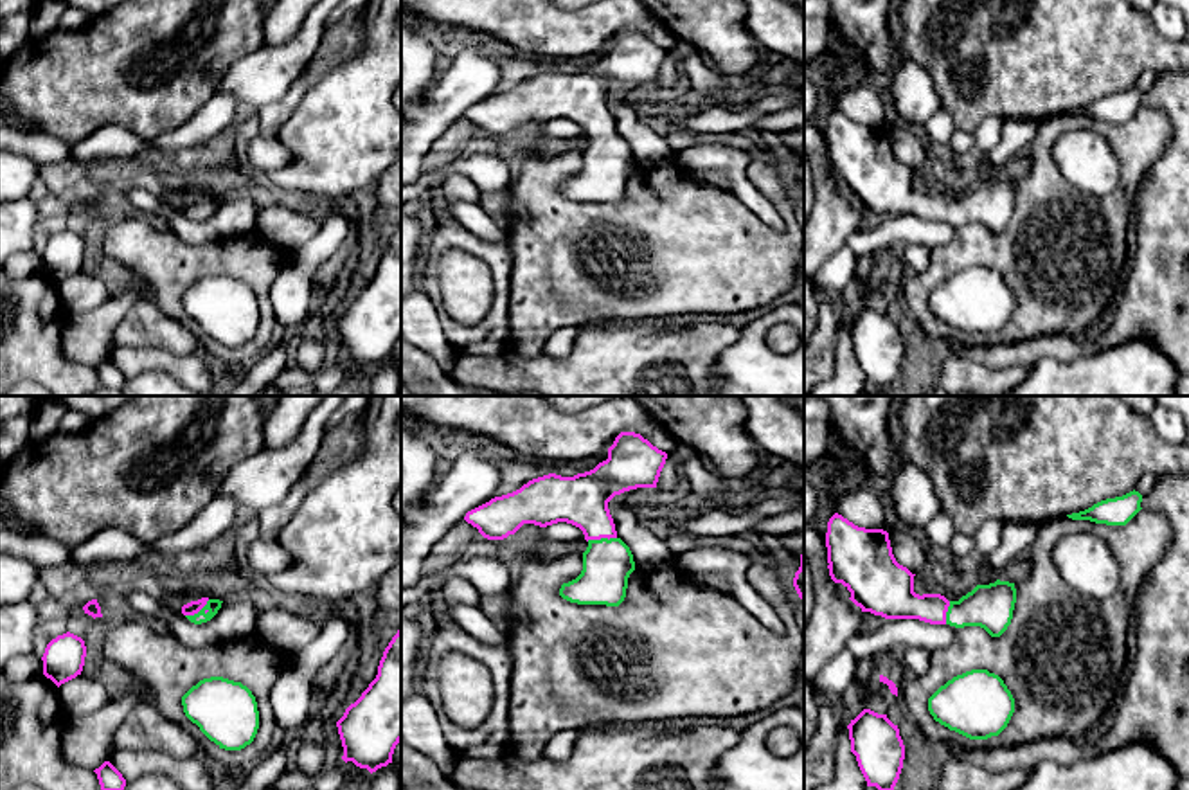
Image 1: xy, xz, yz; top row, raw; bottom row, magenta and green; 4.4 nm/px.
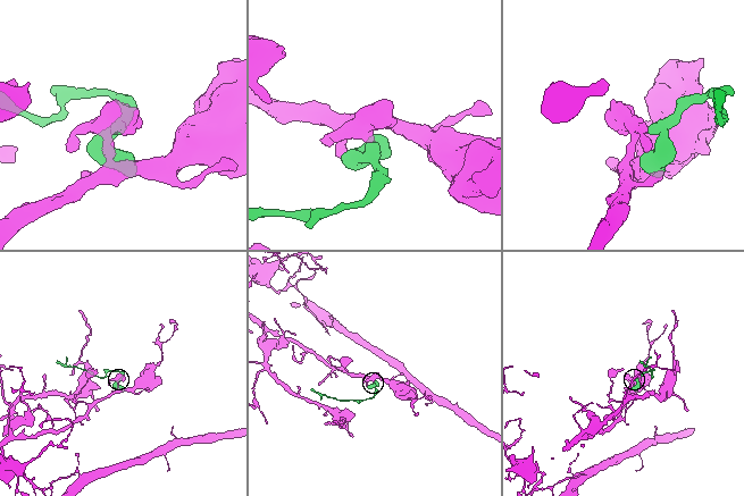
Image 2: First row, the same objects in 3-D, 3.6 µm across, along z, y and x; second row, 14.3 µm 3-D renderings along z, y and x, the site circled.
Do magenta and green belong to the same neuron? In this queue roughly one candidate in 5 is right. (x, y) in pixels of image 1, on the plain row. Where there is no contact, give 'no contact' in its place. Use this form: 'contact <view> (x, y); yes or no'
contact xy (196, 209); yes

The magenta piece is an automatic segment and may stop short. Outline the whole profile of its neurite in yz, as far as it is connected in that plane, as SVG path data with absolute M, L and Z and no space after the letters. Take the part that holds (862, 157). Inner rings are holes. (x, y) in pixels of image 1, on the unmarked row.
M835 110L826 130L827 166L835 180L851 189L851 198L885 216L919 216L955 225L980 223L1000 234L1013 216L1015 180L977 182L959 198L941 191L916 191L914 173L892 151L889 130L858 124Z

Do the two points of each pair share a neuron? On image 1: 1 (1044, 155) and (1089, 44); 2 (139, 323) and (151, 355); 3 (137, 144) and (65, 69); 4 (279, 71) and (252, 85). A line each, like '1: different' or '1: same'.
1: different
2: different
3: different
4: same

